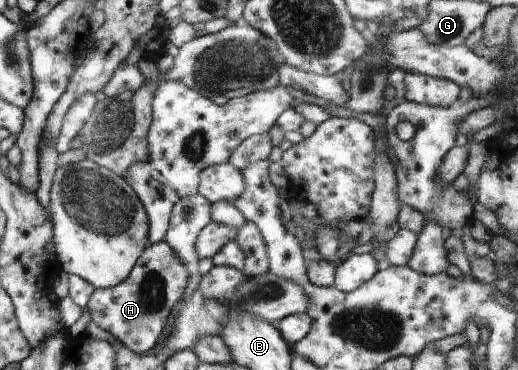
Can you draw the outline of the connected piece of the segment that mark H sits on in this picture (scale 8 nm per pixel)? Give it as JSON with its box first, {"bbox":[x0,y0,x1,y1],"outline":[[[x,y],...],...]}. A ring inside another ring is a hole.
{"bbox":[87,239,188,354],"outline":[[[165,239],[148,244],[122,283],[94,290],[87,305],[91,321],[112,333],[122,346],[135,354],[146,353],[160,342],[173,307],[183,299],[188,280],[187,267]]]}

